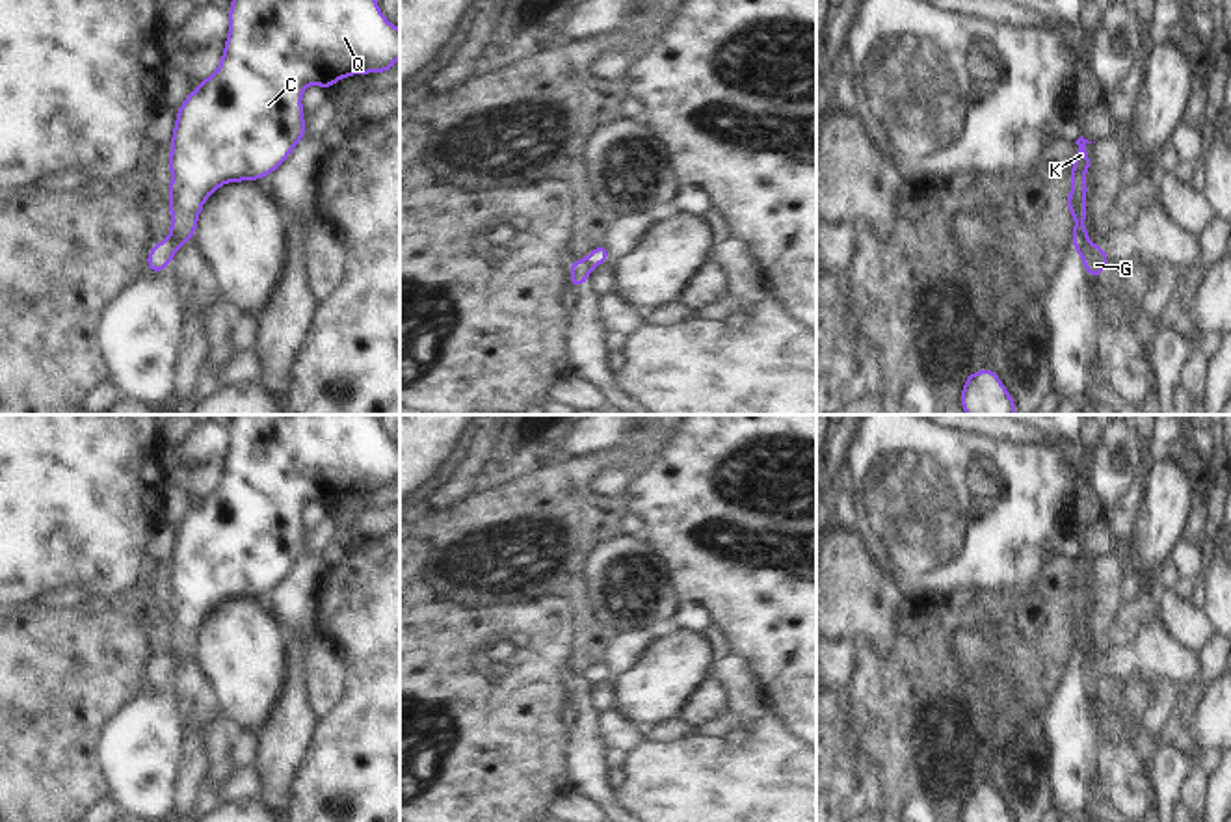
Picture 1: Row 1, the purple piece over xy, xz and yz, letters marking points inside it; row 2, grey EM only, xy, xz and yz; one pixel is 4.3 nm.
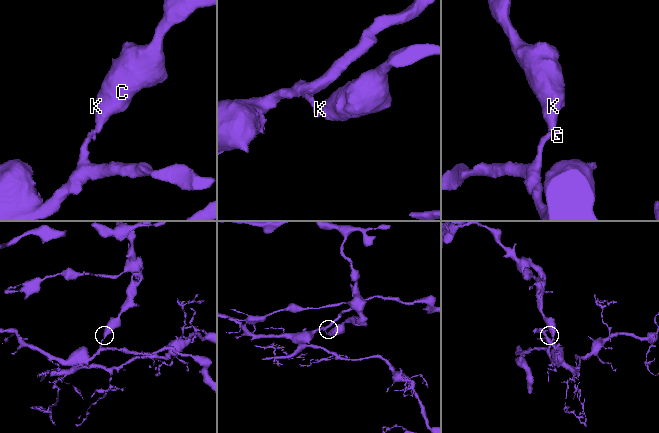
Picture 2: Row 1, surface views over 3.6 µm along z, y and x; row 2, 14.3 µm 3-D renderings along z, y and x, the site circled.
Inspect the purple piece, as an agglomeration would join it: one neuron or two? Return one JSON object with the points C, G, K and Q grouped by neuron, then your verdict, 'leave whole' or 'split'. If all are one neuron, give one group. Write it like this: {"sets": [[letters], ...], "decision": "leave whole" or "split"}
{"sets": [["C", "K", "Q"], ["G"]], "decision": "split"}

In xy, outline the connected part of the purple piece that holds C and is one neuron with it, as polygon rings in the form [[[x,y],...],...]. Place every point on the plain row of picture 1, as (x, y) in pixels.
[[[232,415],[218,487],[177,526],[169,571],[169,658],[175,668],[195,653],[199,629],[221,601],[270,593],[305,554],[301,511],[309,500],[329,506],[351,491],[387,489],[398,474],[400,446],[385,435],[376,415]]]

